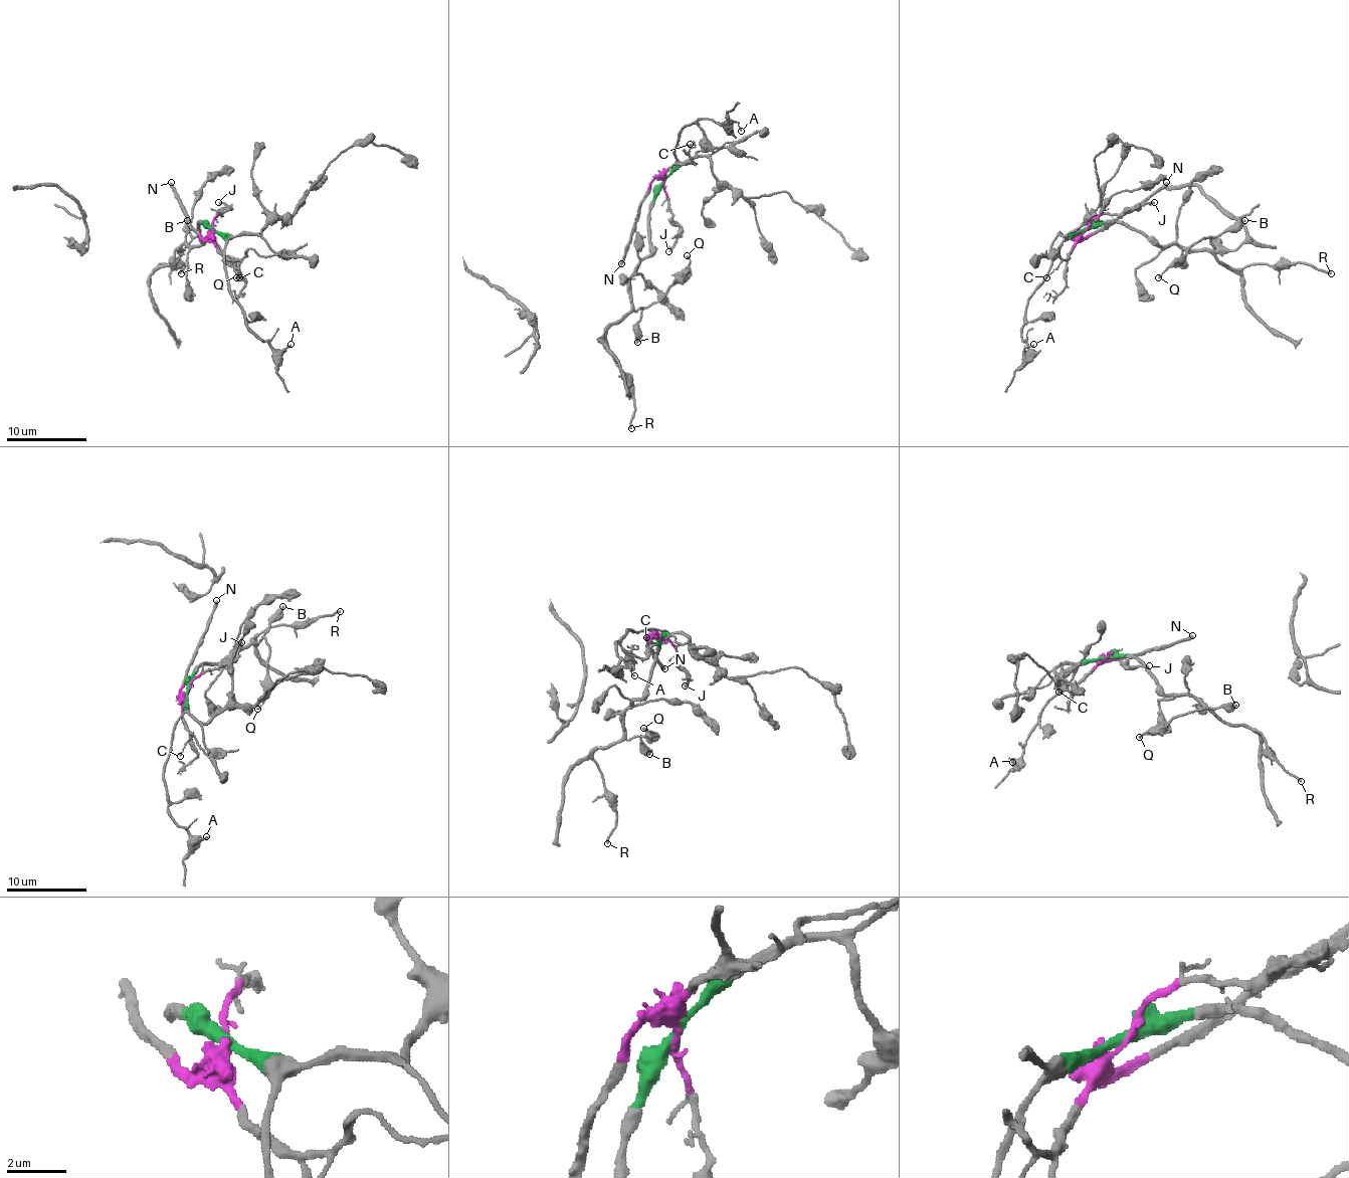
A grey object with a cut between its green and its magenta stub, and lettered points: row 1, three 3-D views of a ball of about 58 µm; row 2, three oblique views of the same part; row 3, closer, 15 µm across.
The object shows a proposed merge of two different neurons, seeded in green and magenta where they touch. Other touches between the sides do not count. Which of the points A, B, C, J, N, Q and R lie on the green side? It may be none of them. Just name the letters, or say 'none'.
A, B, Q, R

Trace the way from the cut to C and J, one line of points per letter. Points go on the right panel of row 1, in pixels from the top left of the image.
C: (1085, 229), (1075, 247), (1046, 277)
J: (1085, 229), (1099, 215), (1125, 213), (1131, 207), (1141, 207), (1153, 201)

